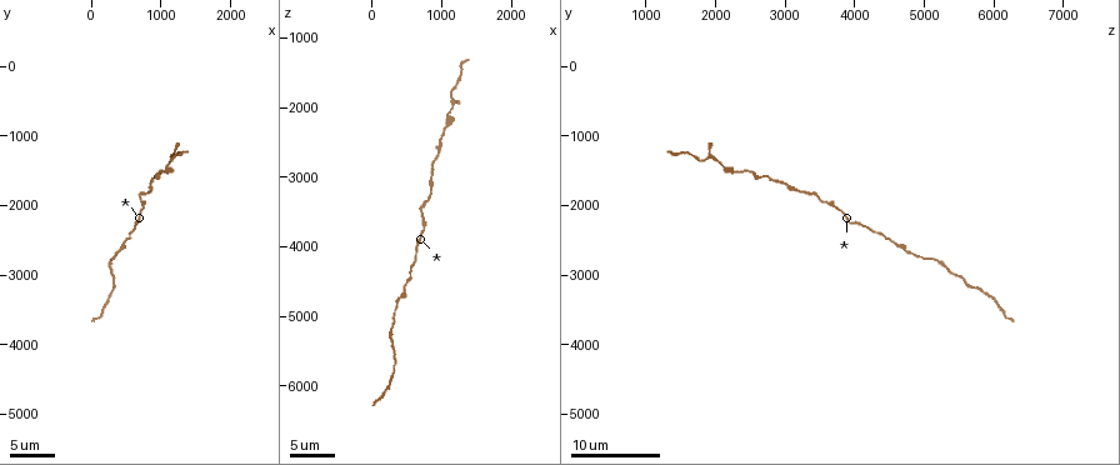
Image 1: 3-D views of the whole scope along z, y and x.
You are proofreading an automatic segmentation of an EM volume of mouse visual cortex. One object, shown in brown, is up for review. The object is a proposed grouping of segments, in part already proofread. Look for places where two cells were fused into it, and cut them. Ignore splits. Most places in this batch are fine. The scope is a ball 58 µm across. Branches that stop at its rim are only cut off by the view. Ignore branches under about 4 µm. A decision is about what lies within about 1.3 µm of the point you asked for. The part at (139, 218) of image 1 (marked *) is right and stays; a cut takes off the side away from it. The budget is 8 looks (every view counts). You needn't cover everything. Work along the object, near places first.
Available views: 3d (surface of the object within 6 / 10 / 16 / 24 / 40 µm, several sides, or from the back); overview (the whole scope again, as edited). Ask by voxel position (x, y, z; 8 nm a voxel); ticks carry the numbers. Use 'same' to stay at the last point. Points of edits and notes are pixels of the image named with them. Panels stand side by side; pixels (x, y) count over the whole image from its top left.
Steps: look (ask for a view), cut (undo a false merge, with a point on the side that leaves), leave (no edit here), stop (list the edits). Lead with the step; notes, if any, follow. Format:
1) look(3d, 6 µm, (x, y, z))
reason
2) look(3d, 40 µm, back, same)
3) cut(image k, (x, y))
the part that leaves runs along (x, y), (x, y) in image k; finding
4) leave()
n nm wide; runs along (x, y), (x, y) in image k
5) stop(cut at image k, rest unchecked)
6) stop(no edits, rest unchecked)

look(3d, 10 µm, (1000, 1500, 2300))
calibre changes

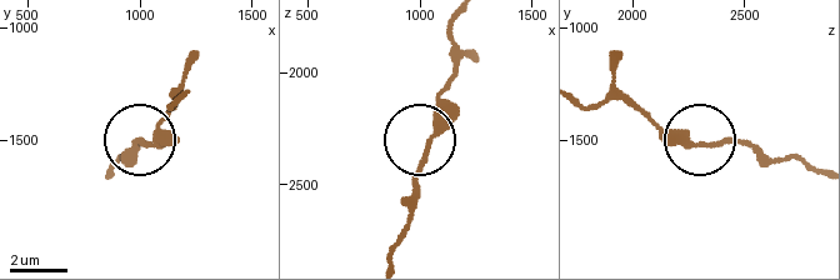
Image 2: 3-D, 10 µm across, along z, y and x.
leave()
runs along (395, 253), (448, 83) in image 2; continuous, no second cell

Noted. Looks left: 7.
look(3d, 10 µm, (750, 2050, 3800))
thick turns thin

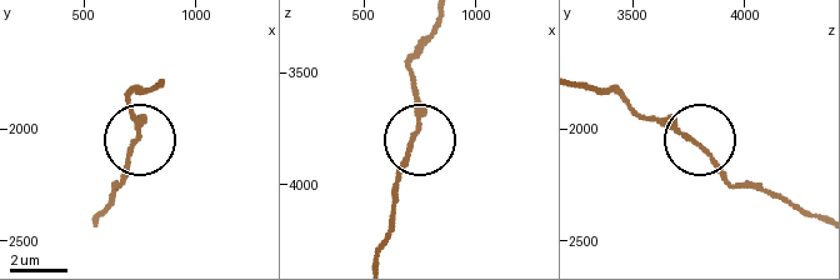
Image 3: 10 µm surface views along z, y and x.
look(3d, 6 µm, (730, 2050, 3770))

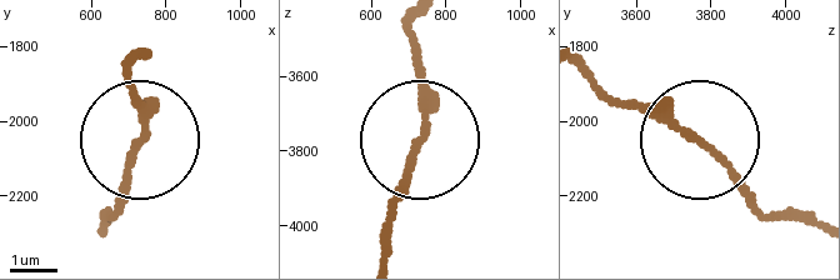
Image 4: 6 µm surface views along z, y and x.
leave()
runs along (124, 188), (148, 128), (135, 88) in image 4; one cell here

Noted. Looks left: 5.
look(3d, 10 µm, (450, 2500, 4550))
calibre changes

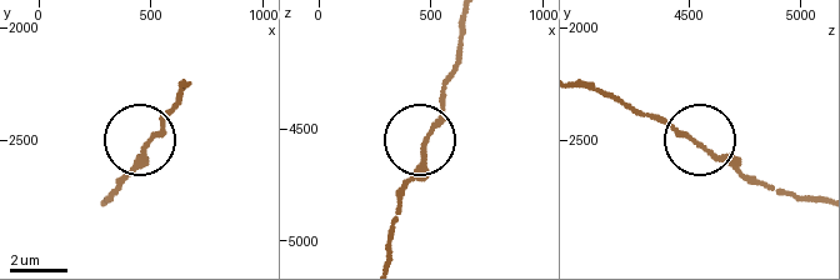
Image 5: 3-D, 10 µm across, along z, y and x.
leave()
runs along (581, 84), (660, 115), (750, 181) in image 5; continuous, no second cell

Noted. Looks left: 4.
look(3d, 10 µm, (300, 2800, 5150))
sudden change in width

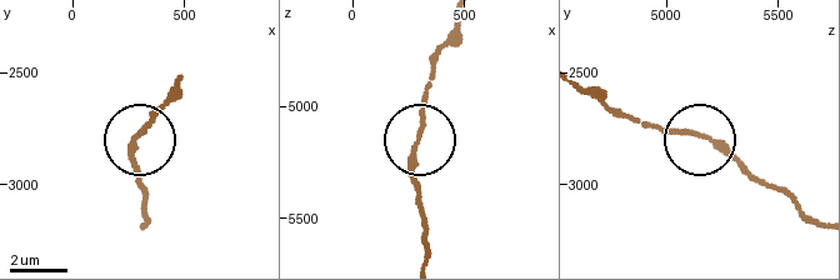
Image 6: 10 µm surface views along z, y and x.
leave()
runs along (583, 86), (619, 113), (726, 148), (774, 186) in image 6; all the same cell

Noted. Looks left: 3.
stop(no edits, rest unchecked)

